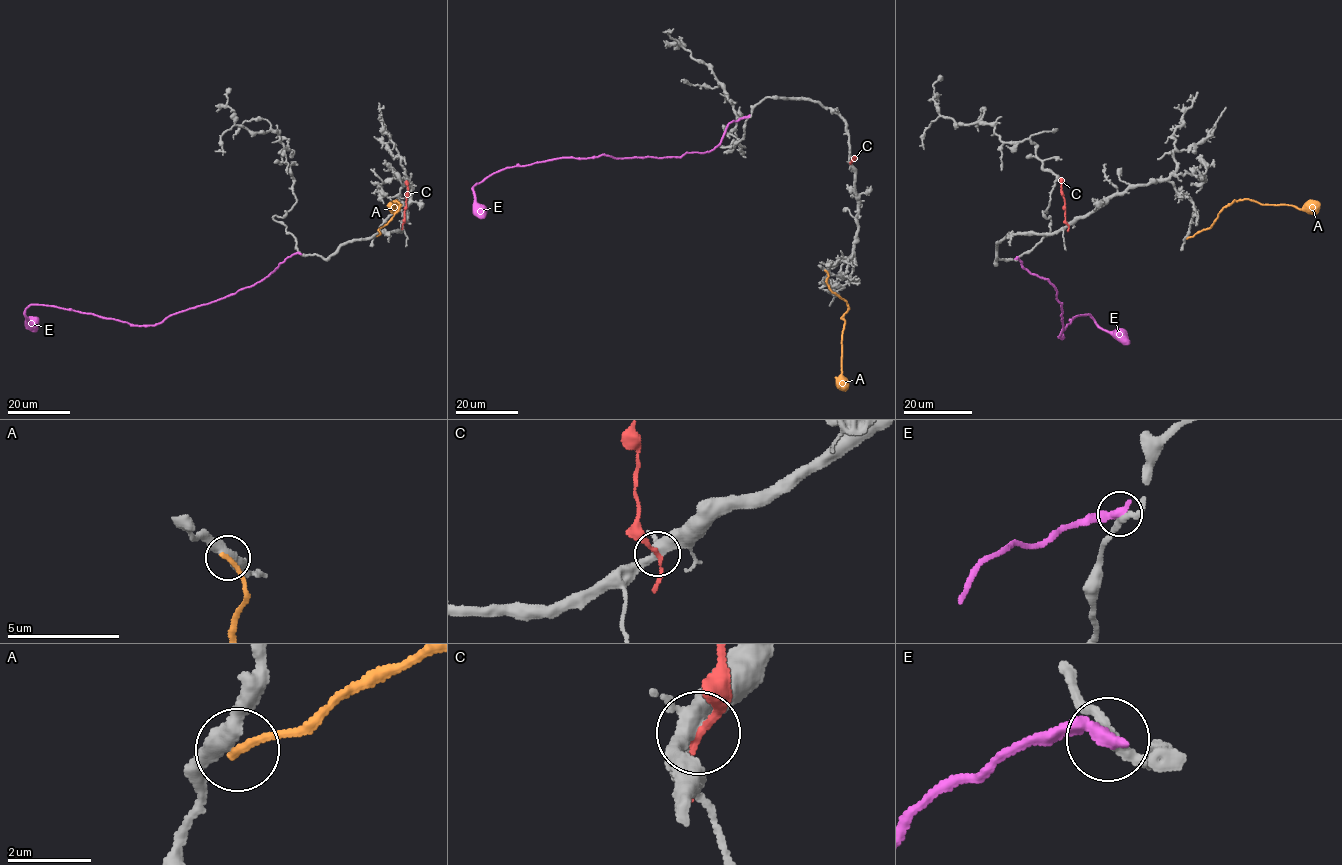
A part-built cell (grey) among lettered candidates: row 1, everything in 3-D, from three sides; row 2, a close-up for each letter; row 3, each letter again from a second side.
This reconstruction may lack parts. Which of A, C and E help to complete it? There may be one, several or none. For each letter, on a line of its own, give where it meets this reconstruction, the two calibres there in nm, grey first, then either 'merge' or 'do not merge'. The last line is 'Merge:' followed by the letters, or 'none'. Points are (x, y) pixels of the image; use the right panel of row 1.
A: (1187, 238) | 440/200 nm | do not merge
C: (1068, 225) | 360/150 nm | do not merge
E: (1017, 258) | 280/440 nm | merge
Merge: E

